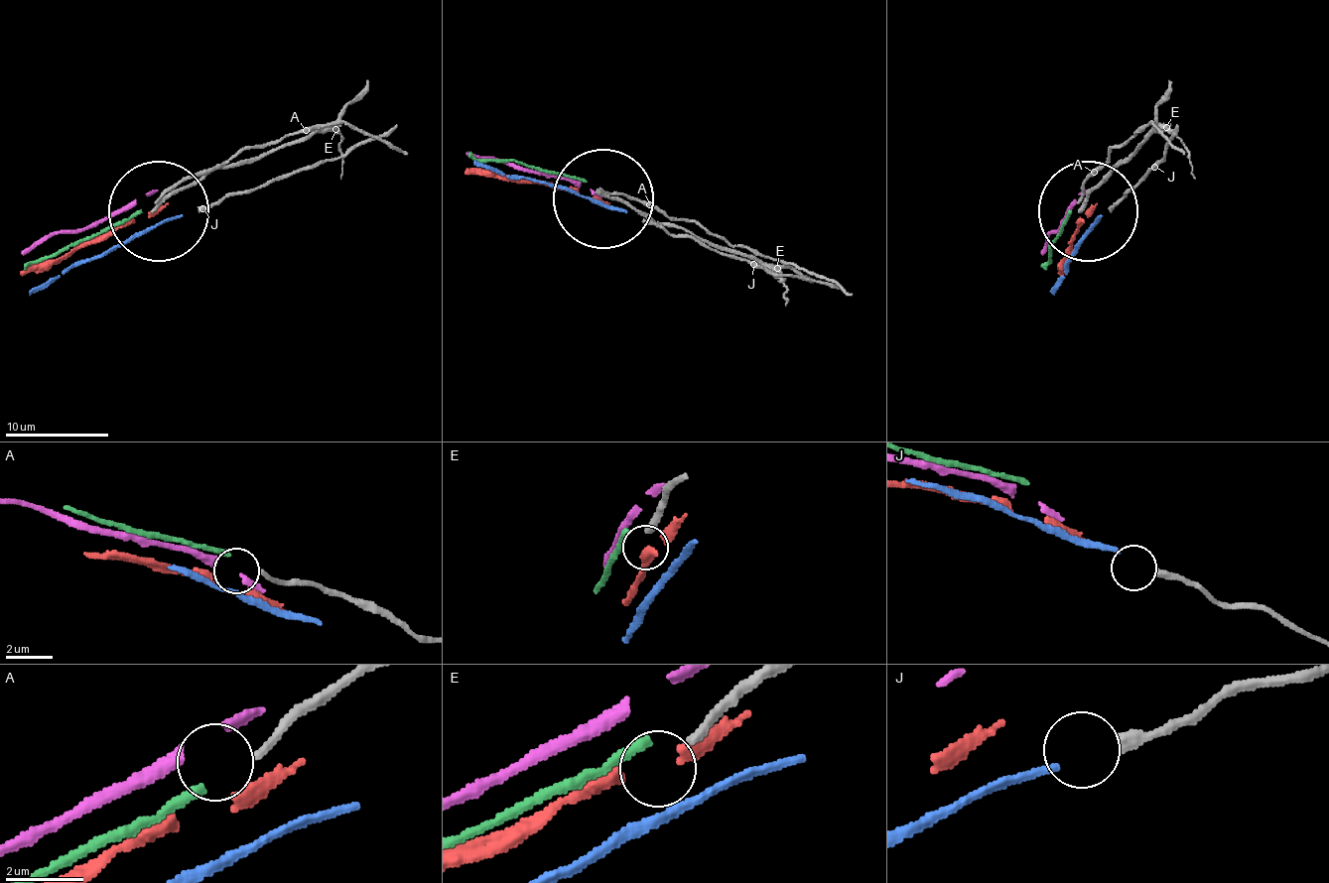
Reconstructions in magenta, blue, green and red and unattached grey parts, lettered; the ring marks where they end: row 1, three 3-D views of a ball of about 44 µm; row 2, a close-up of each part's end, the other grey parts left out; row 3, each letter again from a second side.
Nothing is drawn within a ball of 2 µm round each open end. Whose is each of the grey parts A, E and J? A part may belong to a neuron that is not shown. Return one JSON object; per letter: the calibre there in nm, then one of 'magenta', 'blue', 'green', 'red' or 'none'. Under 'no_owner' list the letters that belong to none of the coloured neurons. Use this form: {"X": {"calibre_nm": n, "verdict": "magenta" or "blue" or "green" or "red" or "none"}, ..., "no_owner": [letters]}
{"A": {"calibre_nm": 190, "verdict": "green"}, "E": {"calibre_nm": 280, "verdict": "none"}, "J": {"calibre_nm": 320, "verdict": "blue"}, "no_owner": ["E"]}

